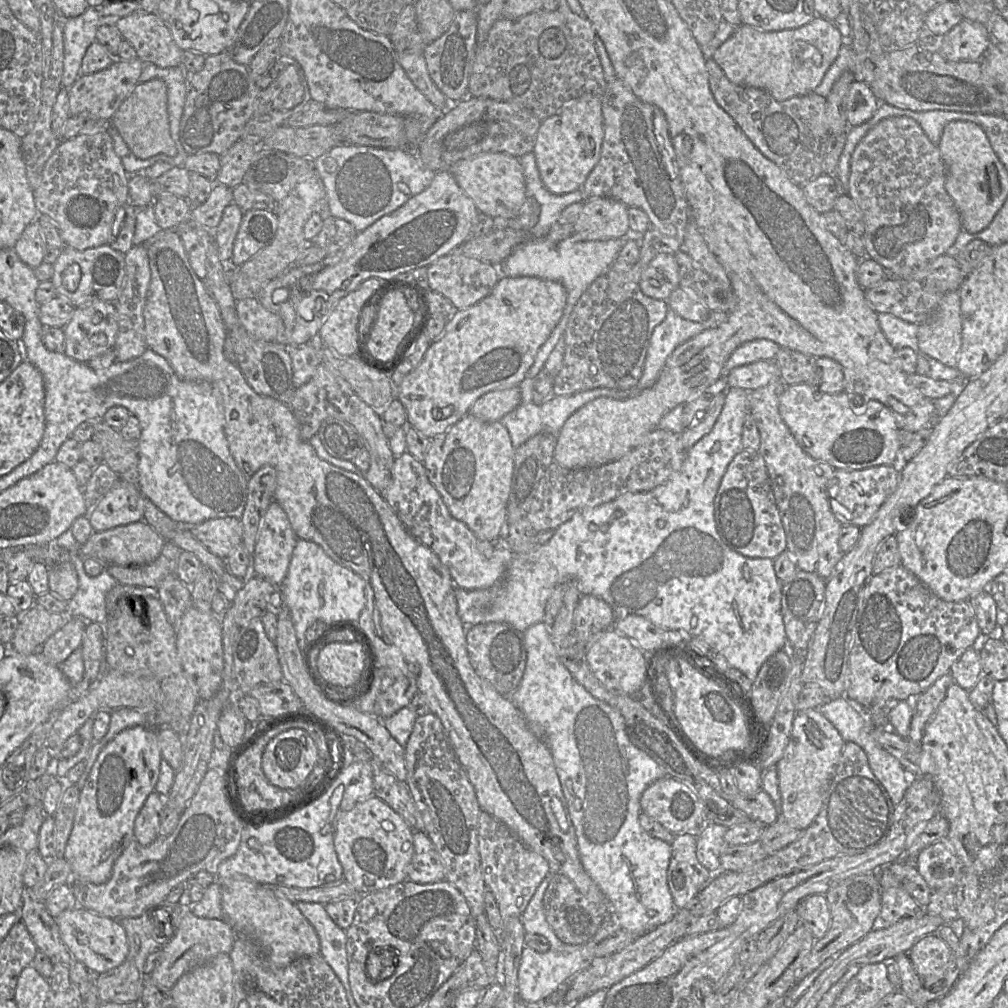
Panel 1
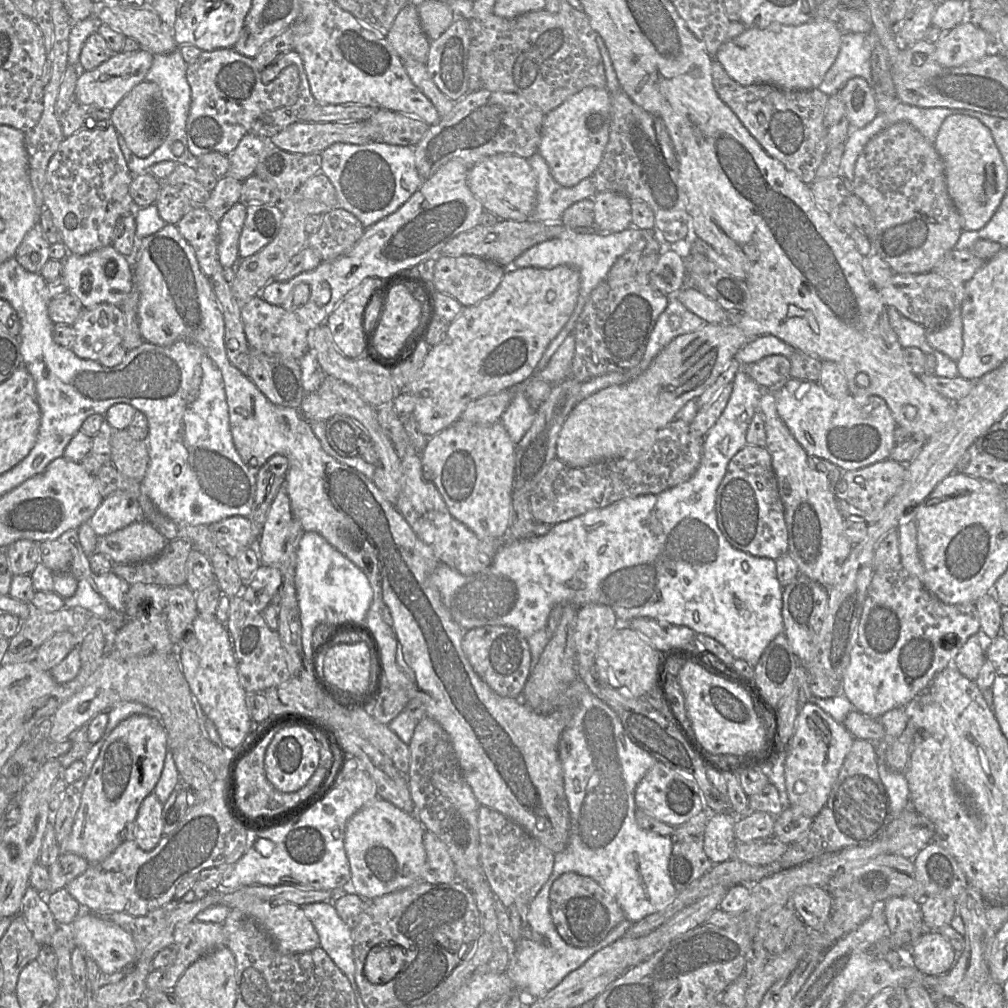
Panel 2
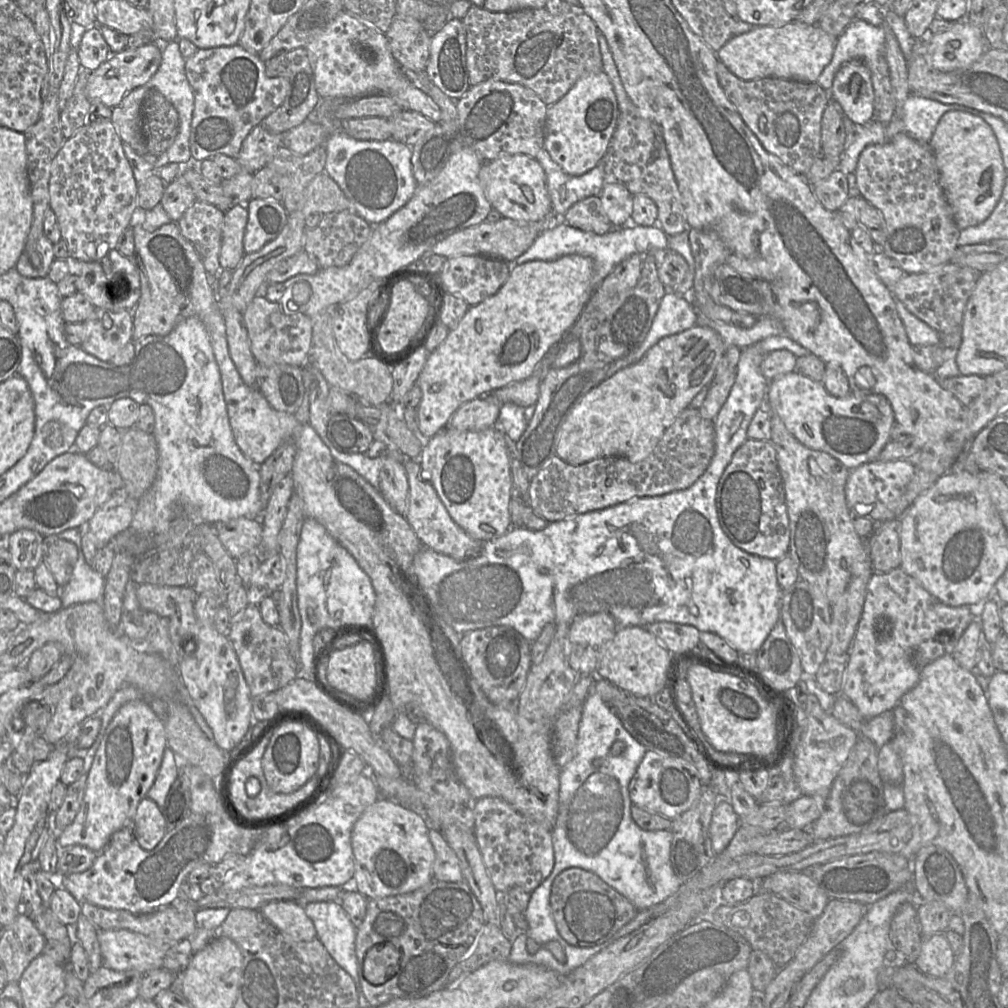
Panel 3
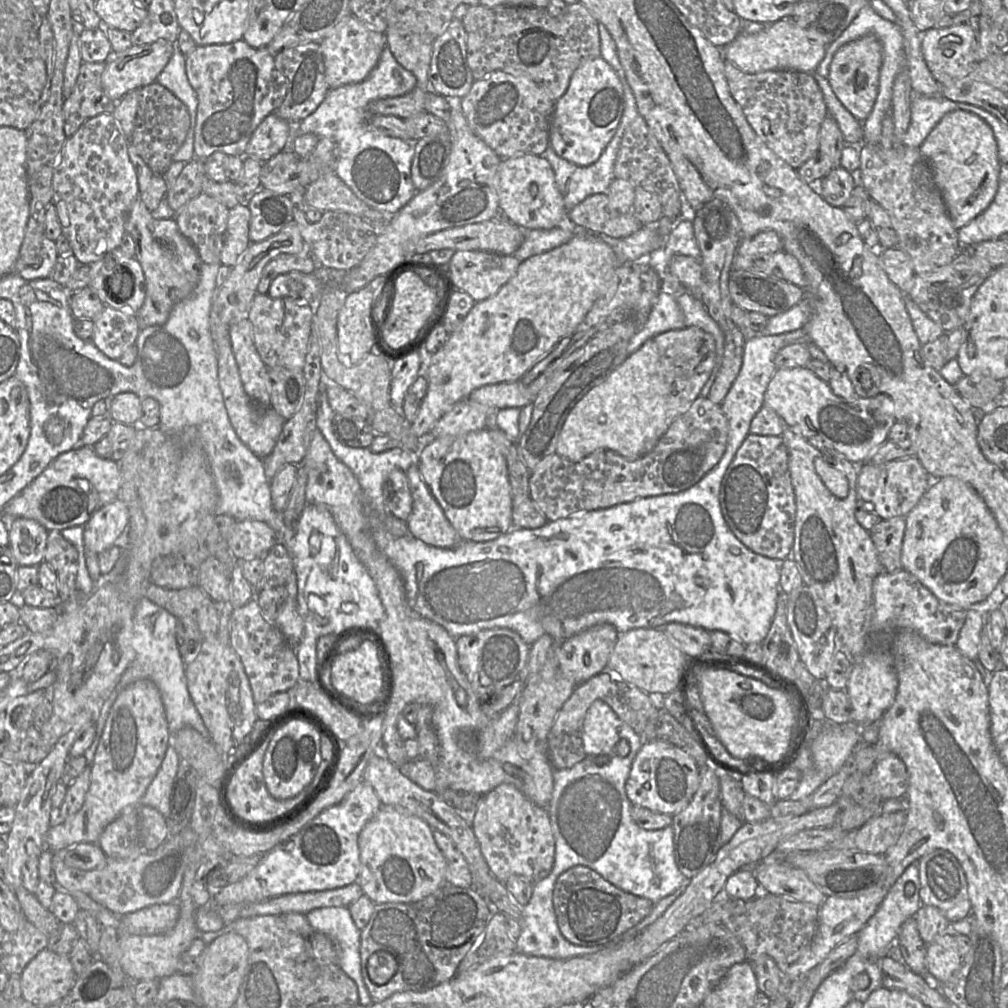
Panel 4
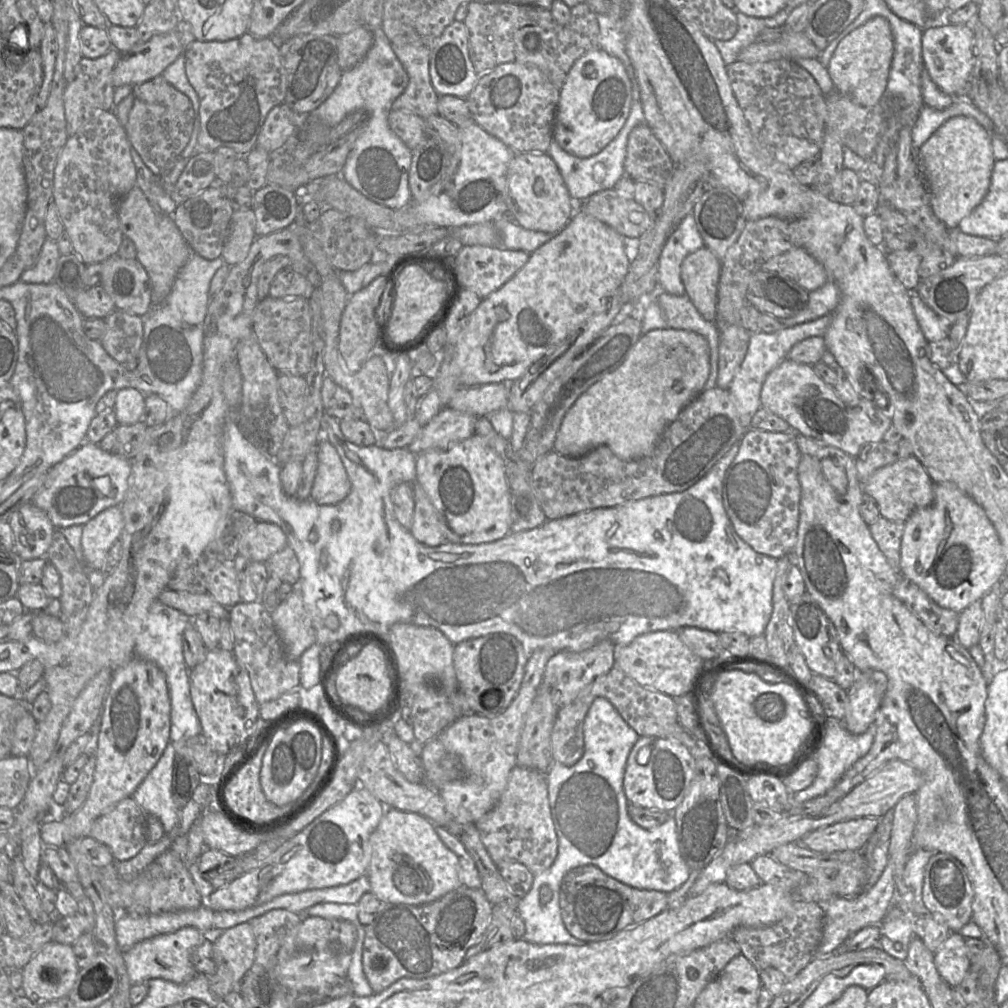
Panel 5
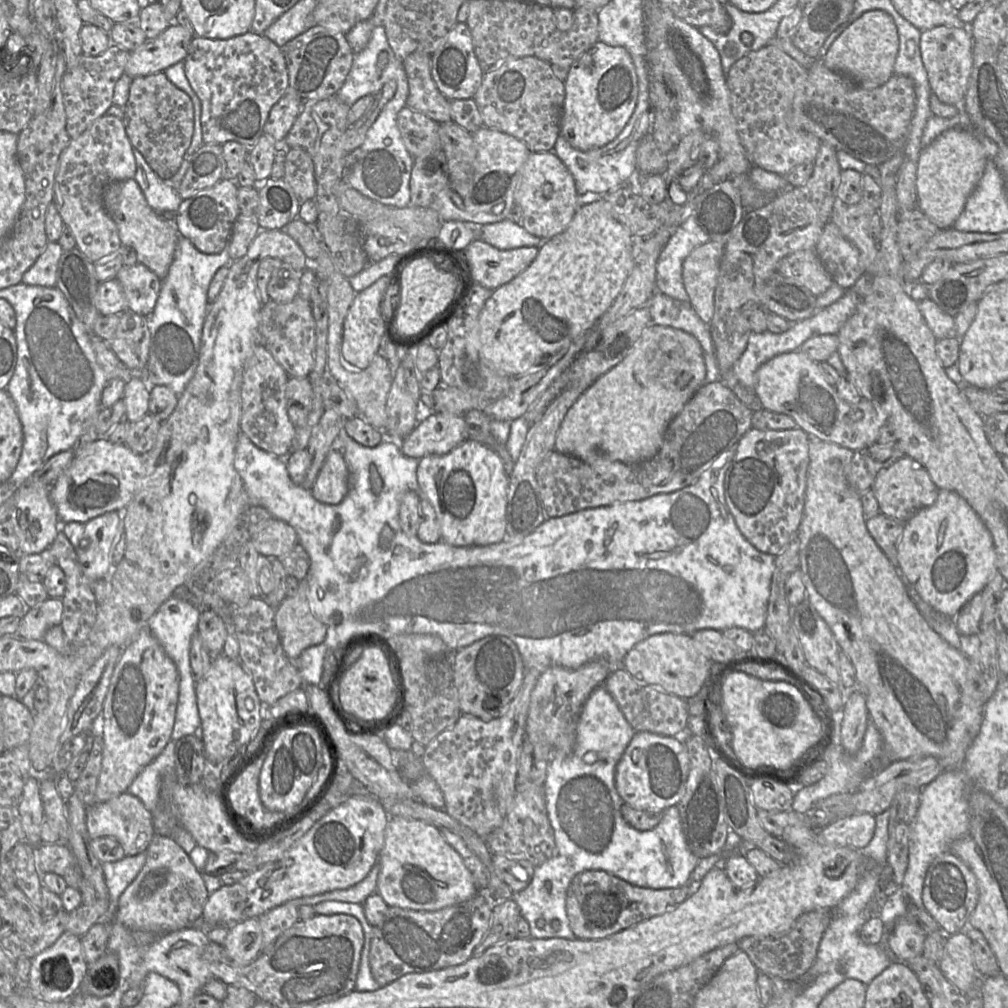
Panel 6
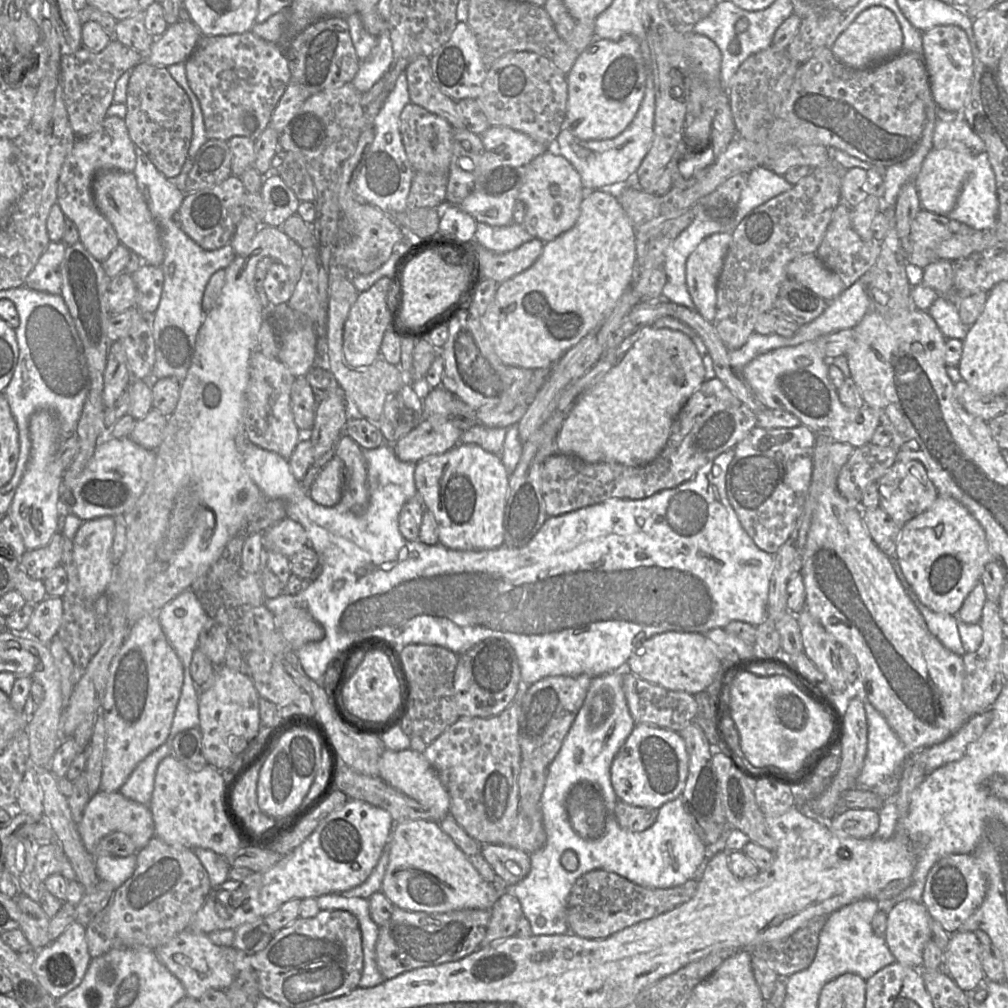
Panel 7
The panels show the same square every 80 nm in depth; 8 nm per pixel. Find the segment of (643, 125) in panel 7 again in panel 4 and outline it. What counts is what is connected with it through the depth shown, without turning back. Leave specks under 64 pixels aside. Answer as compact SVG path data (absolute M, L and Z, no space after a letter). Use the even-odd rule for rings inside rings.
M623 83L624 98L626 100L626 108L623 111L619 126L617 127L616 133L613 135L612 139L601 153L599 159L589 166L578 166L575 165L560 156L558 156L550 145L546 150L540 155L543 156L551 165L556 185L559 192L561 193L564 201L564 206L567 211L572 209L577 204L581 203L585 198L597 193L606 193L610 183L615 179L614 176L614 164L616 161L617 153L620 147L620 143L623 134L629 124L638 116L638 110L636 106L636 101L634 94L628 83Z

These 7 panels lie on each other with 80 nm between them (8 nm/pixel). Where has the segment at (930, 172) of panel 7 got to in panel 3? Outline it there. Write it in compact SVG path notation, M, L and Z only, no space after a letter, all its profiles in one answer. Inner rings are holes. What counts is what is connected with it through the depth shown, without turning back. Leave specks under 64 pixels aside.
M948 111L927 145L935 156L939 183L960 231L985 221L1001 197L1006 177L998 141L989 124L966 112Z

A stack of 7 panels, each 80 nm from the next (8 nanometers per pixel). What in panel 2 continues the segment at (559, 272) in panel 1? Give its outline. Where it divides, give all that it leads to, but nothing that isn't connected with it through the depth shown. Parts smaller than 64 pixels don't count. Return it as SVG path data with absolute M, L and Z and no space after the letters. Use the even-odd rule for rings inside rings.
M630 226L623 231L613 233L565 229L565 231L563 231L559 236L540 242L527 249L513 261L511 266L508 266L514 268L536 267L551 269L559 265L568 265L576 268L580 273L579 295L574 311L567 323L545 349L536 366L536 372L541 371L548 364L550 358L557 351L562 342L571 334L592 290L600 282L606 279L606 276L615 261L629 250L642 252L646 242L654 237L655 233L655 230L642 230L634 226Z

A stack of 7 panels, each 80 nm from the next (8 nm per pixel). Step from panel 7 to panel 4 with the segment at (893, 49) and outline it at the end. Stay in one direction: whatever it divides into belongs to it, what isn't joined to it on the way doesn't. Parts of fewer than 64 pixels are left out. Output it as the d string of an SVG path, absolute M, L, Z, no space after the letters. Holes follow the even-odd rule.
M873 34L841 46L834 54L829 66L828 81L843 106L859 121L870 115L878 94L882 44Z

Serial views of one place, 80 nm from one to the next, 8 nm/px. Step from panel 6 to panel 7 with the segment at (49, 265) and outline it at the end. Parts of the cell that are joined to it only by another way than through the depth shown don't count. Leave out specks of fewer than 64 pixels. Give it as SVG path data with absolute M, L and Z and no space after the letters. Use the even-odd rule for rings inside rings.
M50 241L48 247L28 274L24 286L48 294L61 295L61 263L66 247L63 241Z

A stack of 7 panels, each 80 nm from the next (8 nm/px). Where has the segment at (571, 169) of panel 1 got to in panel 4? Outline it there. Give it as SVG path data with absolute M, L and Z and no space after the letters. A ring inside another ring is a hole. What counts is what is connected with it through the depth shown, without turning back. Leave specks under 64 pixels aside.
M601 57L582 63L573 73L569 86L554 105L550 119L549 145L561 158L578 166L596 162L619 126L625 105L622 84L615 70Z

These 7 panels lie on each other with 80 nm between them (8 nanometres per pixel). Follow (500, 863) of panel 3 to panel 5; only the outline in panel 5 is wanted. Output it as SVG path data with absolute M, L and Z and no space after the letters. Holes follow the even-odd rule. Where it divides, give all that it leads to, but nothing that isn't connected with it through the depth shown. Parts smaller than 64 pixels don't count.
M516 765L499 801L475 826L497 866L500 863L519 862L534 875L548 869L558 854L558 838L551 817L546 773Z

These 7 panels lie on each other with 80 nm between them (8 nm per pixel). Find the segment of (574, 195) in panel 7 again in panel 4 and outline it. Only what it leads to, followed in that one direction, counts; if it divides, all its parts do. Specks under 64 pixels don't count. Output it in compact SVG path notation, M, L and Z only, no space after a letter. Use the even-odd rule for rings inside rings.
M525 154L502 159L497 173L497 193L499 207L505 211L510 222L523 229L552 229L568 217L563 197L556 185L554 171L543 156Z

